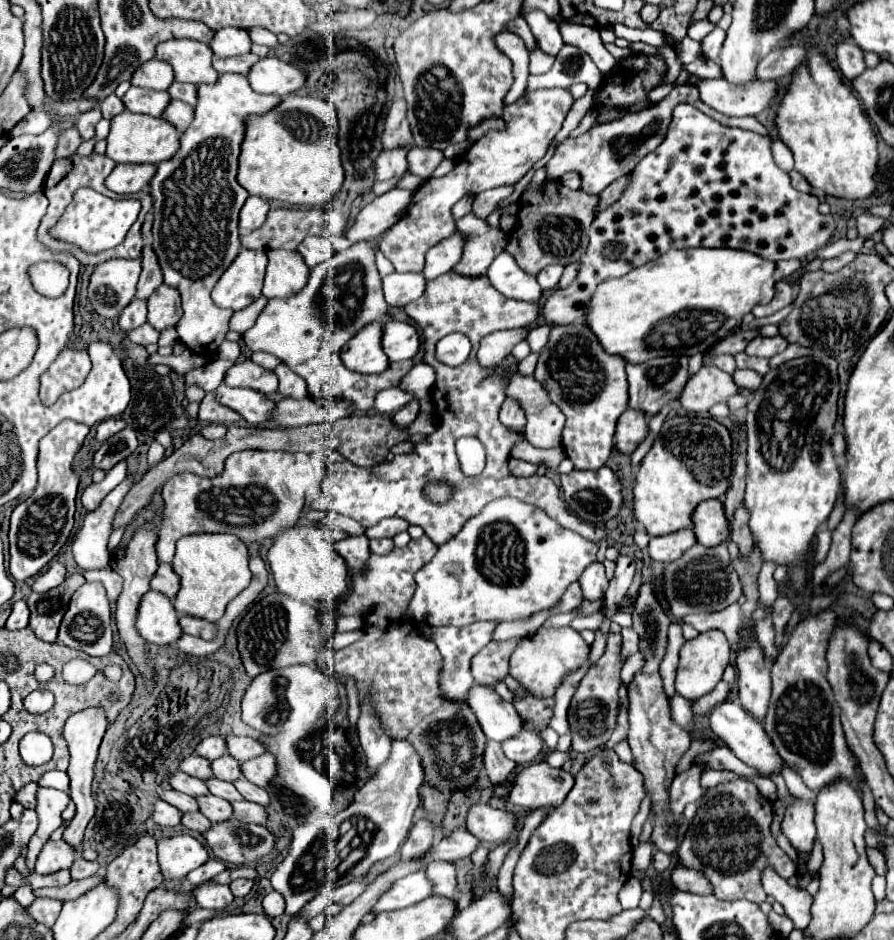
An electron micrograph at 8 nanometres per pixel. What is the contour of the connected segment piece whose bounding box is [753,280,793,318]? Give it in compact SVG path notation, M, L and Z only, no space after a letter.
M781 280L781 282L777 282L777 286L775 286L775 298L773 298L769 304L765 304L765 306L755 306L755 308L753 308L753 316L755 316L755 318L771 316L771 314L779 312L781 308L789 306L791 302L793 302L793 286L791 286L789 282L785 282L785 280Z

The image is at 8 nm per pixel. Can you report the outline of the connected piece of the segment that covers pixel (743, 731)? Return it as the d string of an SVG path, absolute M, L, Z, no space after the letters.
M723 702L723 704L715 706L713 712L709 714L709 722L711 722L711 728L713 728L715 736L717 736L725 746L729 746L729 748L735 752L735 756L737 756L739 760L743 760L745 764L757 768L759 776L769 778L771 774L781 774L785 762L781 760L781 756L777 754L777 750L775 750L773 744L769 742L769 736L765 734L763 726L761 726L757 720L753 720L753 718L749 716L749 712L745 712L737 702Z

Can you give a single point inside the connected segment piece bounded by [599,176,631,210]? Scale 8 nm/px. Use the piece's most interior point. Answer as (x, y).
(612, 193)

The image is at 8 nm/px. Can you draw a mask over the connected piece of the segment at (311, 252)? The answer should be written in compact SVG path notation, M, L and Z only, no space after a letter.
M309 236L309 238L305 238L305 242L301 242L301 246L297 246L297 252L303 256L305 264L311 269L313 266L317 266L317 264L331 258L333 246L327 238Z

